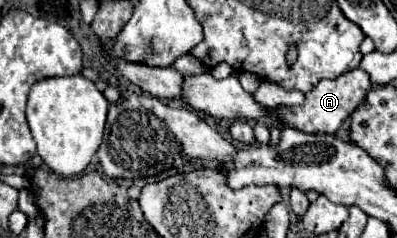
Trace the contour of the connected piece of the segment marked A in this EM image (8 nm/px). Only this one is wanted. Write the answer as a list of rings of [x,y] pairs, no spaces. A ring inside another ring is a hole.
[[[353,69],[347,71],[347,75],[339,75],[333,81],[319,81],[307,95],[303,105],[299,107],[289,107],[283,105],[275,111],[275,121],[277,125],[273,125],[271,131],[271,145],[275,145],[279,141],[279,133],[281,133],[281,125],[289,125],[293,129],[299,129],[303,133],[311,133],[311,135],[335,135],[337,129],[343,125],[343,121],[351,115],[351,111],[363,101],[365,93],[373,87],[369,75],[363,69]]]

